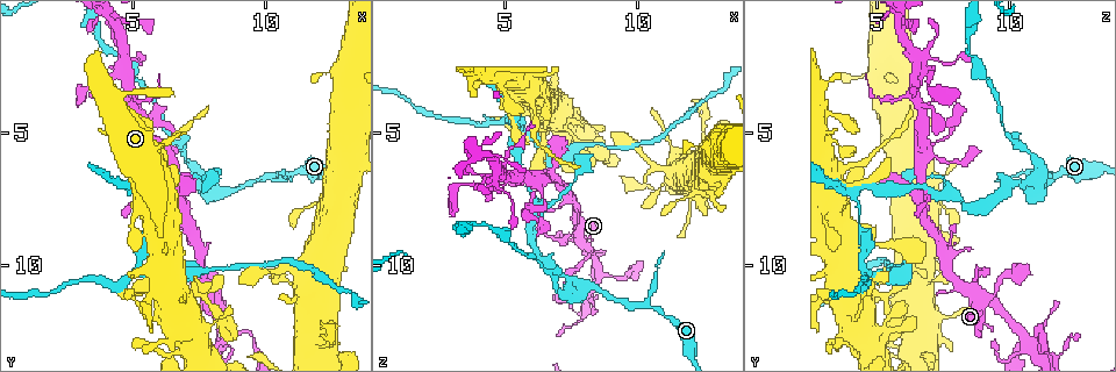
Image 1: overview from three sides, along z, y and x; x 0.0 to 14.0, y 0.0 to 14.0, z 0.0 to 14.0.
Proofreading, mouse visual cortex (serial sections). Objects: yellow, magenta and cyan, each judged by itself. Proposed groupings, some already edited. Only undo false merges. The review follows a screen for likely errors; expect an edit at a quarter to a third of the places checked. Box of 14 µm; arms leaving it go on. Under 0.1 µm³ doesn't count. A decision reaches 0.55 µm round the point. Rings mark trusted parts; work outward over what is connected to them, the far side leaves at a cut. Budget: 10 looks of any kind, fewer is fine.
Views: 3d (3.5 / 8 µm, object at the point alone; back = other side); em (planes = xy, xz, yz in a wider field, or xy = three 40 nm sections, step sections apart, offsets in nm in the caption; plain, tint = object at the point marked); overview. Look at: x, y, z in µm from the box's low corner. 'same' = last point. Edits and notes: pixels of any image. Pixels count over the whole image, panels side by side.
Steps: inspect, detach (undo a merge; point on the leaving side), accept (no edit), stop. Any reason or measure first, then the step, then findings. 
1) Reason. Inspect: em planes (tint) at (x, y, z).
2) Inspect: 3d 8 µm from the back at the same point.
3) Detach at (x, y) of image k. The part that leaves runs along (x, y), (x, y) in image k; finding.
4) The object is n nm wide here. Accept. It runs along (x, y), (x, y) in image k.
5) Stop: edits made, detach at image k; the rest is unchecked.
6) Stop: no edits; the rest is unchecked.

Branch point. Inspect: 3d 3.5 µm at (7.5, 6.9, 11.0).

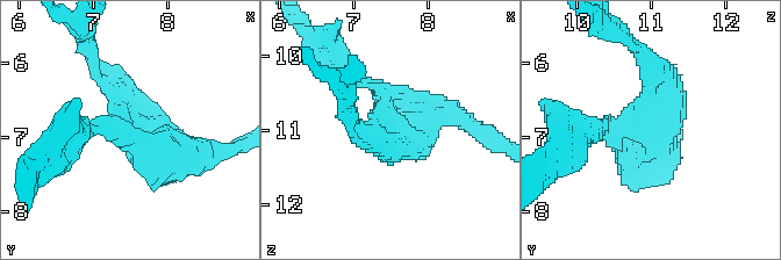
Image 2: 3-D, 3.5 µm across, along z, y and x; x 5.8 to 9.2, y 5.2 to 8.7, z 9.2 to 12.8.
Inspect: em planes (tint) at (7.55, 6.85, 11.05).

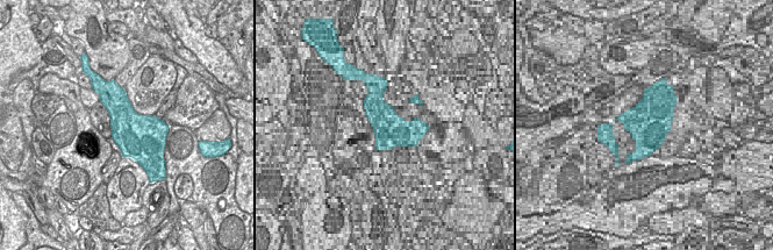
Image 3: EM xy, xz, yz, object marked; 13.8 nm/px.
Accept. One cell here.

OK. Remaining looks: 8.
Calibre changes. Inspect: 3d 8 µm at (6.0, 6.2, 3.8).

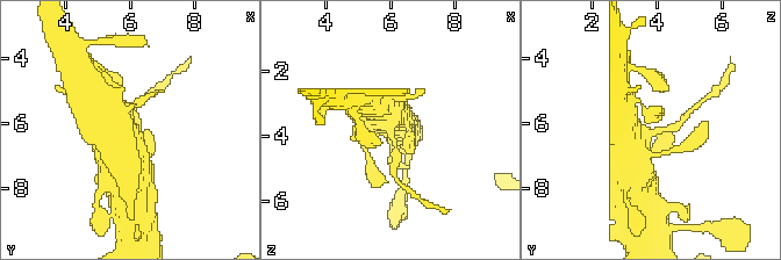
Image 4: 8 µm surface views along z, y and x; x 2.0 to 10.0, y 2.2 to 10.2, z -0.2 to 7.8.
Zoom in. Inspect: 3d 3.5 µm at (6.1, 6.3, 3.9).

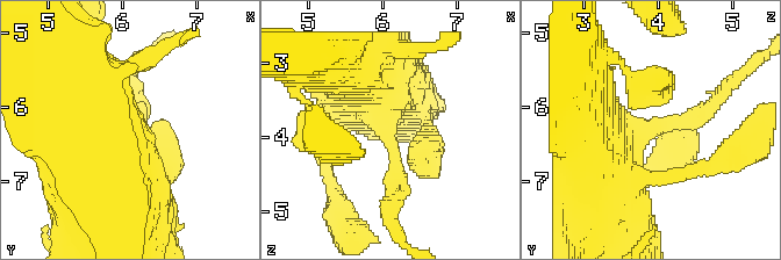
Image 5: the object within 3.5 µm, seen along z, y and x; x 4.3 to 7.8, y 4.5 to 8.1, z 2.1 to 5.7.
Inspect: em planes (tint) at (6.00, 6.25, 3.85).

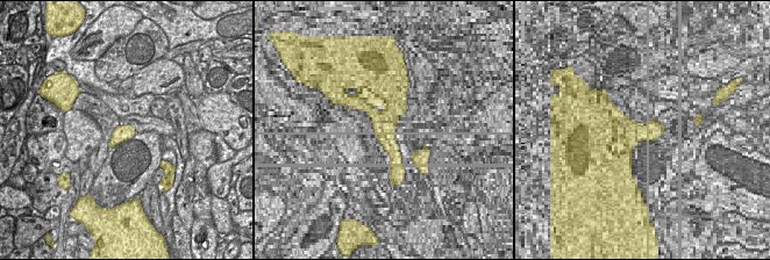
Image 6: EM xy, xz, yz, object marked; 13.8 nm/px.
The object is 220 nm wide here. Detach at (403, 186) of image 5. The part that leaves runs along (395, 153), (392, 224), (399, 239) in image 5; a second cell is stuck on.

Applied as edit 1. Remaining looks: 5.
Abrupt turn. Inspect: 3d 8 µm from the back at (4.9, 2.6, 6.5).

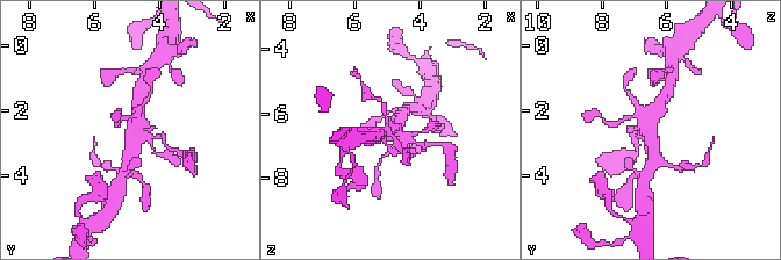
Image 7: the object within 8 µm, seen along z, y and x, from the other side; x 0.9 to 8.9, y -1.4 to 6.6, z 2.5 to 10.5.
Closer look. Inspect: 3d 3.5 µm at (4.8, 2.5, 6.6).

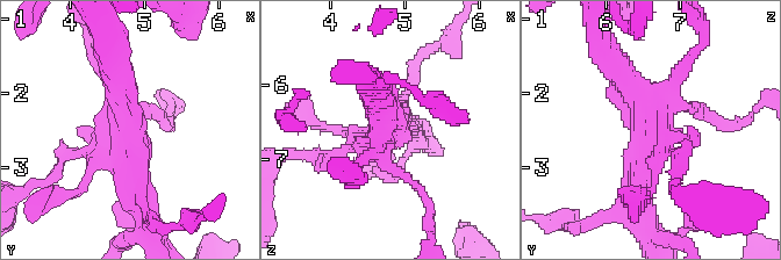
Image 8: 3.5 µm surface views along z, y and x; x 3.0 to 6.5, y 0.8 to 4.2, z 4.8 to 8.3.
Now the EM. Inspect: em xy step 1 (tint) at (4.85, 2.60, 6.50).

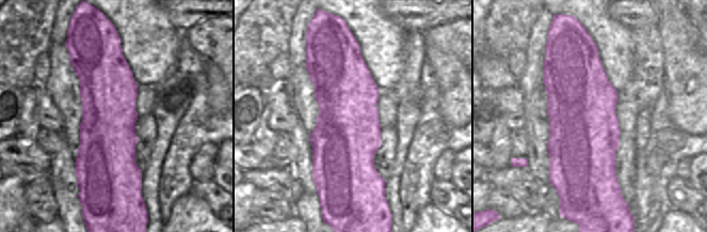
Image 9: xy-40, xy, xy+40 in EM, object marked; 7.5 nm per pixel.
Accept. It runs along (145, 212), (114, 71) in image 8; one cell here.

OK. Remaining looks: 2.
Inspect: 3d 3.5 µm at (7.2, 12.4, 4.9).

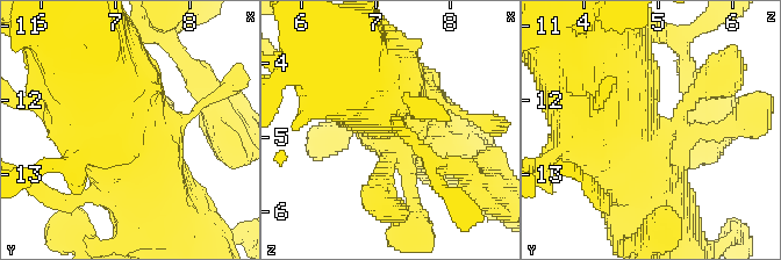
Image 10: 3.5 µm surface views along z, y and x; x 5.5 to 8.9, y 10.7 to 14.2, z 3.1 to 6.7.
Inspect: em xy step 1 (tint) at (7.30, 12.50, 4.95).

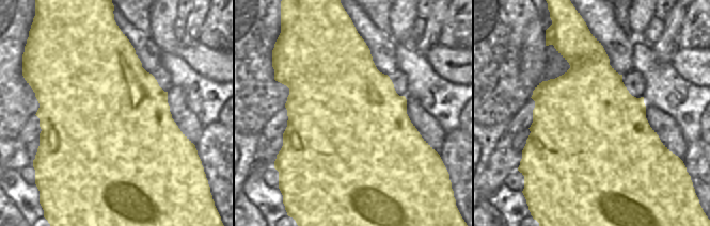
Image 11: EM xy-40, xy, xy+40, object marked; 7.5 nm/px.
Accept. It runs along (609, 113), (630, 173), (674, 237) in image 10; one cell here.

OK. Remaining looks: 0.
Stop: edits made, detach at image 5; the rest is unchecked.

